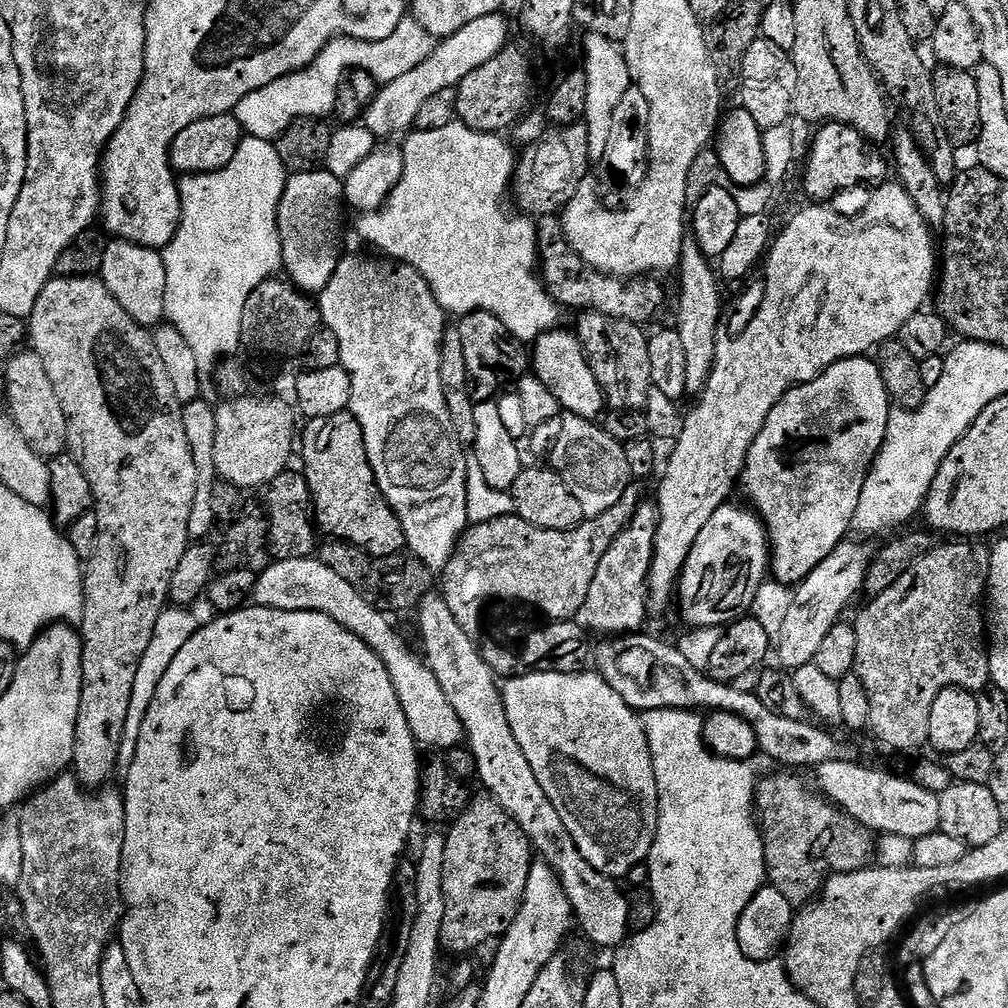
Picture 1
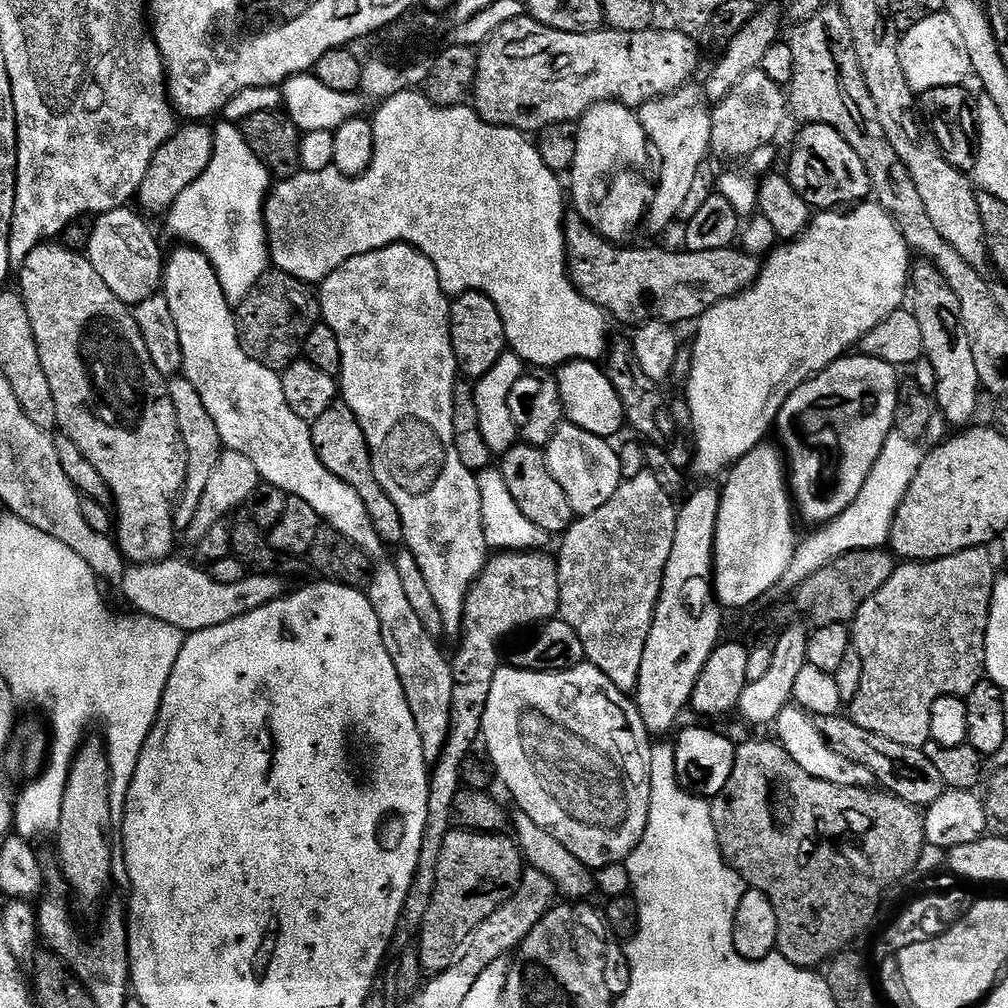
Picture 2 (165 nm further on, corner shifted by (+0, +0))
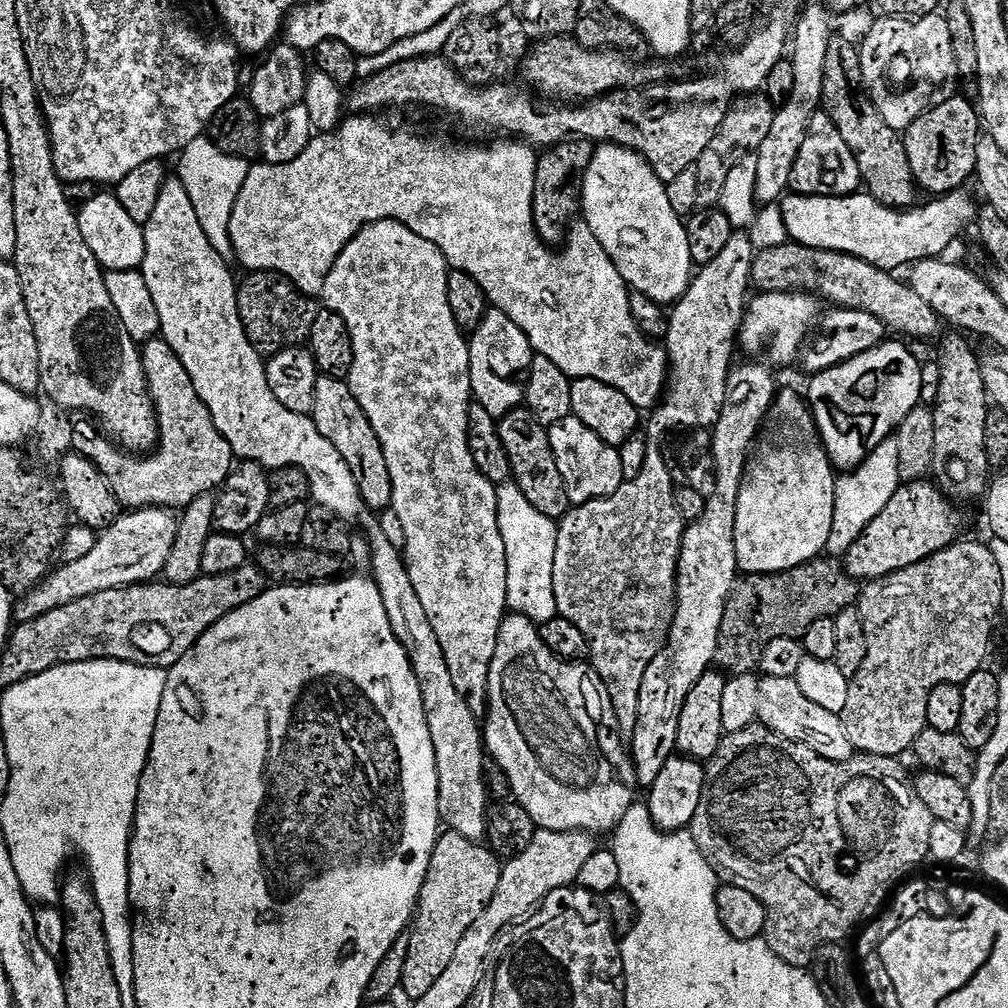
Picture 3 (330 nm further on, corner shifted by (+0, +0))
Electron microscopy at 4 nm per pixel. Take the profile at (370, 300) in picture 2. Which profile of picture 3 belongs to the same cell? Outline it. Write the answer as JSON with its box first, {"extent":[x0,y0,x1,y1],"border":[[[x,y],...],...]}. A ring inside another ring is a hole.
{"extent":[322,220,509,718],"border":[[[383,220],[368,224],[342,250],[342,254],[334,262],[330,274],[324,279],[322,304],[327,311],[338,314],[342,322],[350,330],[350,338],[354,346],[354,366],[350,370],[347,382],[354,398],[358,398],[358,406],[370,418],[370,426],[374,426],[374,434],[378,434],[378,442],[382,442],[382,450],[386,454],[386,466],[390,466],[390,482],[392,483],[392,507],[402,522],[406,533],[406,546],[402,555],[408,566],[410,582],[418,599],[426,609],[426,618],[430,618],[430,626],[434,626],[434,634],[438,634],[438,646],[442,646],[442,654],[446,654],[446,666],[450,666],[450,679],[453,680],[458,694],[466,702],[473,715],[477,718],[485,715],[488,707],[488,679],[490,666],[494,658],[494,650],[498,646],[500,624],[509,611],[508,591],[506,590],[506,542],[502,542],[502,530],[498,530],[498,498],[497,485],[491,484],[474,466],[474,458],[468,445],[468,407],[474,402],[472,383],[470,382],[470,350],[465,333],[454,322],[454,310],[450,310],[448,297],[448,259],[434,246],[434,242],[426,242],[426,238],[418,238],[414,230],[402,226],[396,220]]]}

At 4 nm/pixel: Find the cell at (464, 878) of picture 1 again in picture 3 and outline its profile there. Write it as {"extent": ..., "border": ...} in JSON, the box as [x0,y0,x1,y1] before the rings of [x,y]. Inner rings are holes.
{"extent":[400,830,501,1002],"border":[[[451,830],[436,837],[420,902],[407,933],[410,951],[406,954],[400,986],[409,1001],[415,1002],[422,994],[427,994],[446,971],[446,966],[450,966],[458,942],[462,942],[466,930],[482,918],[482,910],[490,906],[490,898],[494,898],[494,890],[498,890],[501,867],[501,857],[483,843],[462,838],[462,834]]]}

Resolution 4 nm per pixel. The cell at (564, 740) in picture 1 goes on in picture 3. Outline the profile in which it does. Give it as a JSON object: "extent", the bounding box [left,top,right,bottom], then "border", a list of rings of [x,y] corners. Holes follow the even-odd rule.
{"extent":[482,614,637,834],"border":[[[508,614],[500,624],[498,646],[494,650],[494,658],[490,666],[488,707],[486,719],[482,724],[482,739],[486,745],[487,755],[496,760],[498,766],[502,766],[502,770],[506,770],[506,778],[510,778],[515,803],[521,804],[526,810],[526,814],[530,814],[530,818],[534,818],[537,829],[545,828],[551,832],[586,832],[589,834],[605,832],[605,834],[611,834],[622,822],[626,810],[630,810],[630,806],[637,799],[636,768],[632,764],[625,737],[620,734],[618,718],[614,714],[614,706],[610,702],[610,694],[606,690],[602,678],[587,663],[569,662],[554,655],[546,646],[546,642],[542,642],[539,627],[525,616]]]}

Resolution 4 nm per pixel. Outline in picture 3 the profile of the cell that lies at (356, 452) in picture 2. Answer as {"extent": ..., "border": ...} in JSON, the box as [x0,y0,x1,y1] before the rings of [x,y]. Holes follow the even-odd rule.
{"extent":[311,375,392,514],"border":[[[317,375],[314,392],[314,406],[311,413],[314,426],[318,426],[318,434],[326,438],[342,454],[342,462],[350,466],[350,474],[354,474],[354,482],[358,486],[358,494],[362,494],[362,502],[374,514],[382,513],[392,507],[392,483],[390,482],[390,466],[386,466],[386,454],[382,450],[382,442],[378,442],[378,434],[374,434],[374,426],[370,426],[370,418],[358,406],[358,398],[350,390],[347,380],[335,380],[329,376]]]}

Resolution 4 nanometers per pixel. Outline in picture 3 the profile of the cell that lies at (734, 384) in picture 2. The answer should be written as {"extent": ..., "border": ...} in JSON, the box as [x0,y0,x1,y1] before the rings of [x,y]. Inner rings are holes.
{"extent":[739,292,821,366],"border":[[[766,292],[753,295],[746,305],[744,321],[740,324],[739,347],[744,347],[748,352],[764,352],[768,348],[766,360],[772,366],[795,365],[821,316],[821,301],[807,292]]]}

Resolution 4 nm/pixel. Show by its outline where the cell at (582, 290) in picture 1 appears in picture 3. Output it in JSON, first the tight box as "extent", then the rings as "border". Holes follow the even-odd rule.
{"extent":[752,242,942,340],"border":[[[789,242],[776,246],[773,249],[762,249],[757,251],[756,261],[752,264],[752,279],[757,293],[766,292],[807,292],[815,294],[821,301],[835,306],[837,309],[853,308],[866,314],[874,314],[878,322],[884,324],[885,329],[892,328],[901,337],[913,336],[916,340],[928,340],[931,336],[939,337],[941,335],[942,321],[940,315],[928,305],[920,295],[914,294],[911,283],[895,280],[896,276],[891,271],[884,271],[878,266],[871,265],[870,262],[863,261],[862,258],[850,256],[846,253],[831,252],[830,250],[811,249],[810,246],[804,246]]]}

